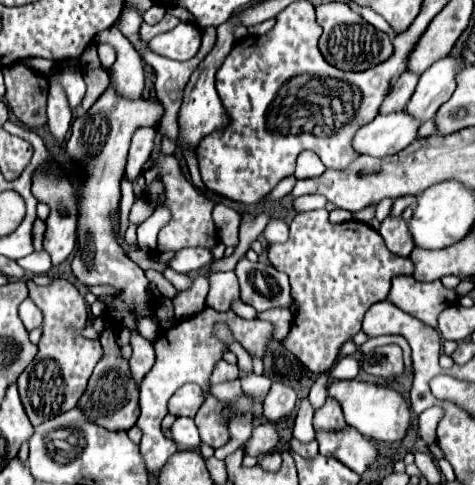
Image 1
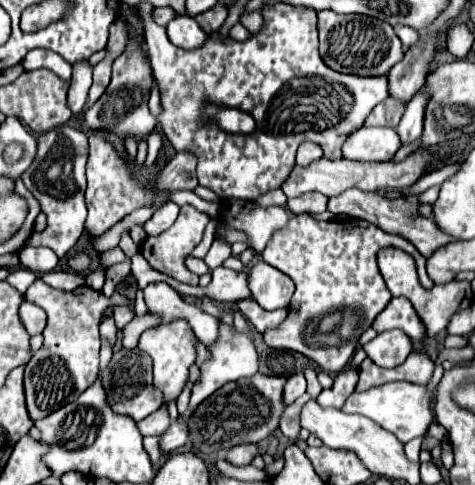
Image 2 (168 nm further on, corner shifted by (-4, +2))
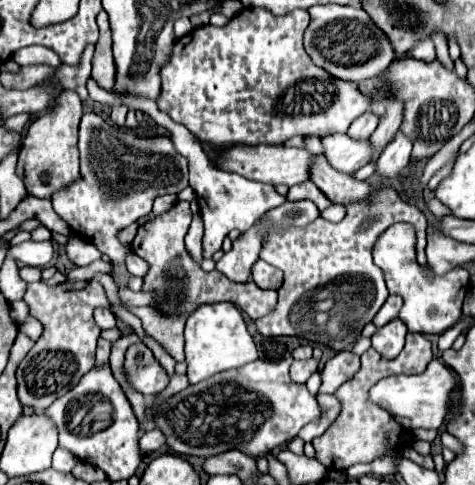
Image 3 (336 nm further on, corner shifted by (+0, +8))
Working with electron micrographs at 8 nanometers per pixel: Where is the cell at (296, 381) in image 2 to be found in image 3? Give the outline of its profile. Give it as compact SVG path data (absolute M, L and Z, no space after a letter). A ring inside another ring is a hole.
M307 360L307 362L293 362L291 364L291 380L297 384L305 384L307 378L317 370L317 360Z

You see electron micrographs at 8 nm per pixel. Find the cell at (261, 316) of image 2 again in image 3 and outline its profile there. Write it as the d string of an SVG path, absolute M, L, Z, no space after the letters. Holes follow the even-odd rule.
M177 202L169 212L155 218L155 222L147 222L139 226L135 240L131 243L132 251L151 264L149 274L143 280L143 290L153 290L157 292L159 300L169 300L169 302L159 302L157 310L165 314L187 314L189 316L203 302L231 302L243 312L247 312L251 320L259 320L261 316L273 312L277 306L275 290L261 290L253 284L253 280L245 284L237 284L221 276L219 272L207 274L189 258L185 244L183 244L189 224L191 224L189 202ZM163 304L169 304L169 306L163 306ZM171 304L177 304L177 306L171 306Z

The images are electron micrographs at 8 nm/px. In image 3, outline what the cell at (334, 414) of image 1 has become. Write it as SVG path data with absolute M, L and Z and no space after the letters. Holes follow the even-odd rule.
M339 352L335 354L327 364L325 368L321 370L321 388L319 392L321 394L333 394L343 382L351 380L355 376L359 368L359 356L355 356L353 352Z

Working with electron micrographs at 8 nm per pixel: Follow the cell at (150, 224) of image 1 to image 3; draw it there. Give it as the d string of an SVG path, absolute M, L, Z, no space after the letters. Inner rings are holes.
M161 196L155 200L153 210L149 214L149 220L155 220L157 216L161 216L165 210L171 210L171 206L177 202L177 196Z

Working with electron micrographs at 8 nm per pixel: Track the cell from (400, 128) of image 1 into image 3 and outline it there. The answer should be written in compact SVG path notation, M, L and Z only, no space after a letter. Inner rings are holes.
M349 134L325 136L323 146L325 146L327 162L333 168L337 168L341 172L349 172L349 174L355 174L361 166L371 162L371 158L375 154L375 148L369 138L355 140Z

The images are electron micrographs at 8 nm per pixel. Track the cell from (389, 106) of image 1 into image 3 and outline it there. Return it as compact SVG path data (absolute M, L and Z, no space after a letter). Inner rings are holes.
M367 110L357 120L353 120L353 124L349 126L347 134L353 136L353 138L369 138L371 132L377 128L377 124L379 124L379 116Z

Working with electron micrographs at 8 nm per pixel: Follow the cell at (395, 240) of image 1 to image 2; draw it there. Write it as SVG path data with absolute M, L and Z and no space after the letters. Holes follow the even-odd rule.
M345 190L345 194L337 194L333 198L329 198L329 212L337 214L347 214L351 218L361 218L367 220L375 226L379 226L385 232L393 232L399 234L403 238L407 238L411 244L417 246L417 250L429 258L429 254L433 254L437 248L455 242L453 238L449 238L447 234L441 234L441 230L437 230L437 224L433 222L433 218L425 218L419 214L419 196L407 196L407 198L395 198L389 200L385 198L383 192L377 194L365 194L363 190Z

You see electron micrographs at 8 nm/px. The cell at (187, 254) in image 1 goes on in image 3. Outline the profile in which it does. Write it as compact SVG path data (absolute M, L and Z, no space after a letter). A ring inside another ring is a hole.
M93 80L87 82L87 90L89 90L89 96L97 102L105 102L105 104L121 102L121 104L127 104L129 108L133 108L133 110L147 112L159 126L163 126L171 132L171 140L173 140L177 152L183 154L185 158L189 158L189 186L197 194L197 202L201 206L201 216L203 216L203 258L211 258L217 250L221 250L221 242L225 240L225 236L231 230L239 230L241 234L245 234L259 216L263 216L265 212L269 212L269 210L273 210L273 208L277 208L279 204L285 202L285 196L277 194L275 188L269 186L269 184L261 184L261 182L255 182L255 180L247 180L247 178L243 178L235 172L213 168L209 164L209 158L205 156L205 152L201 152L199 140L187 128L181 128L181 124L173 124L173 120L169 120L169 116L163 116L163 112L157 112L157 104L153 100L137 100L133 96L117 96L111 90L97 88L97 84Z

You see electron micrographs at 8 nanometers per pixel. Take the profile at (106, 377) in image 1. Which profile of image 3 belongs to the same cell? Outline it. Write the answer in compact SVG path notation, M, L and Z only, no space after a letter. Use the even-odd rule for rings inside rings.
M135 342L127 348L123 372L127 382L143 396L157 396L169 384L169 376L163 366L155 360L153 352L143 344Z

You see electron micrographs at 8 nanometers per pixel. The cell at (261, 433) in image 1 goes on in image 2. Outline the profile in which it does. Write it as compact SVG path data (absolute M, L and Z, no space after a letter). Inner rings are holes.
M241 444L241 446L233 446L227 454L225 460L233 466L247 466L257 454L257 446L255 444Z

